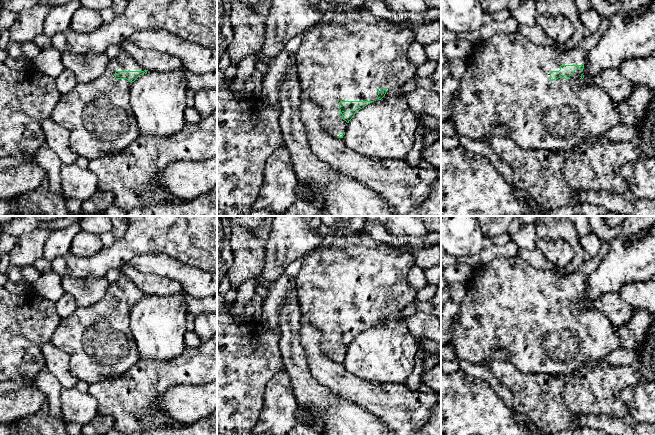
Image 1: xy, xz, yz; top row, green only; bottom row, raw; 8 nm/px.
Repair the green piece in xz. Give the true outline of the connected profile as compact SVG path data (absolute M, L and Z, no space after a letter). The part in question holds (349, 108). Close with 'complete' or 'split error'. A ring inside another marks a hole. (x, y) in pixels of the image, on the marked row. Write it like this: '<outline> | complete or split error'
M364 5L345 13L336 14L328 23L317 23L303 34L296 52L296 65L301 92L322 108L320 123L330 135L343 138L349 121L366 105L381 100L388 92L416 80L417 65L408 58L408 49L415 42L410 29L396 27L380 19Z | split error

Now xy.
M121 52L110 59L104 72L96 79L77 85L62 94L52 111L53 120L70 133L71 149L88 160L123 151L139 135L130 105L130 86L147 72L130 54Z | split error

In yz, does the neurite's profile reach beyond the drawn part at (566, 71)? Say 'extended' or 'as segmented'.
extended

